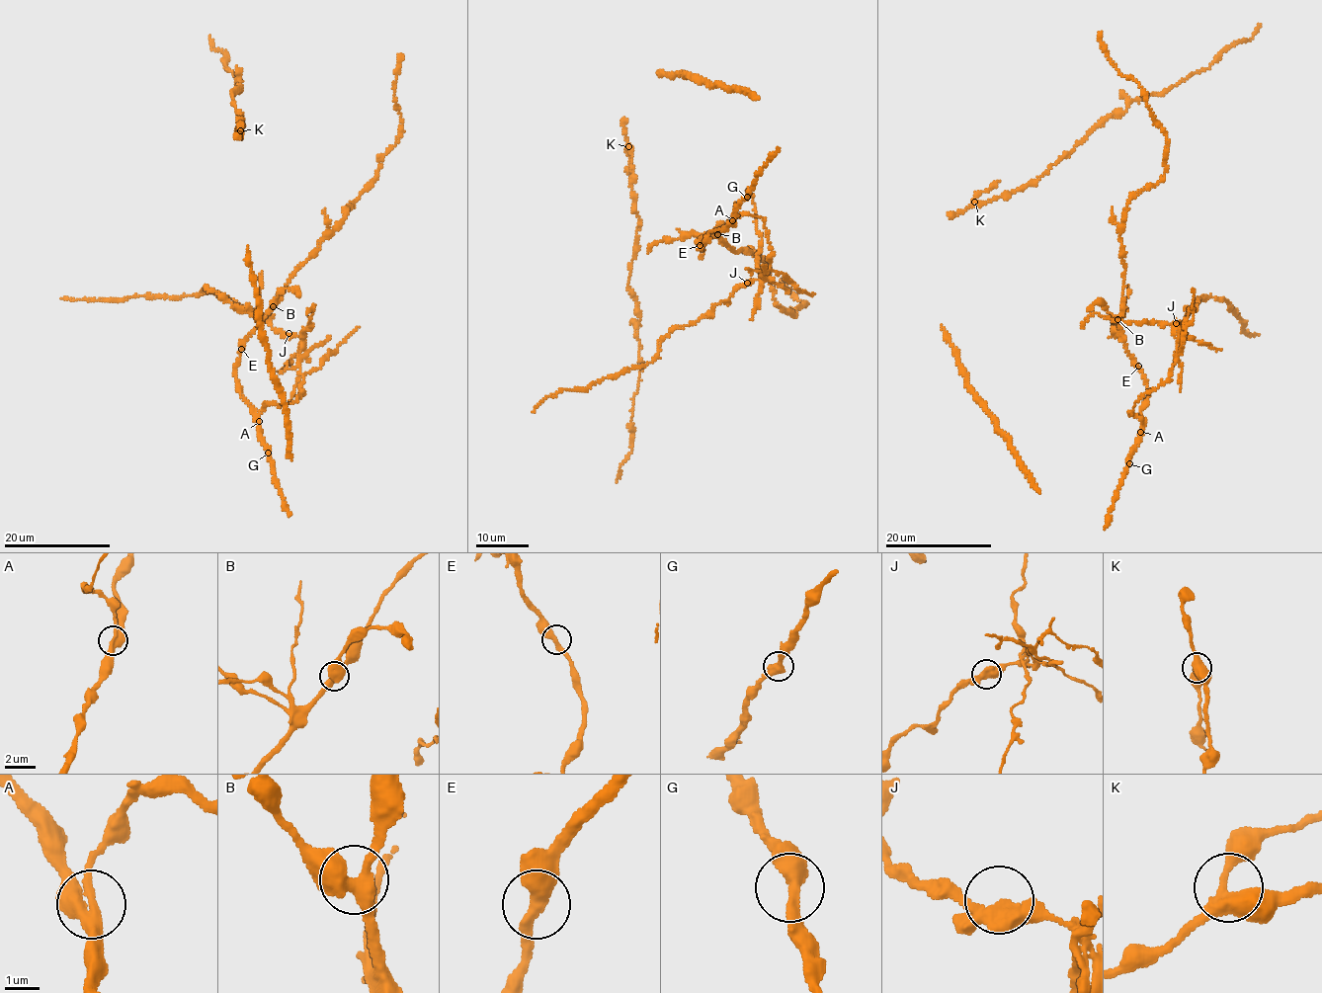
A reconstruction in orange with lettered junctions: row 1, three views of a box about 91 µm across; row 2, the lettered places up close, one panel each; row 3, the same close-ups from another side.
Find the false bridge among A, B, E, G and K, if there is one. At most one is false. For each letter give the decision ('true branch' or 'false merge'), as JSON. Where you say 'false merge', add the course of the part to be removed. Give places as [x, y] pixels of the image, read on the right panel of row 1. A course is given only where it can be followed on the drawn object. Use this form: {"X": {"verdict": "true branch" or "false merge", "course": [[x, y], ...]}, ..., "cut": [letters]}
{"A": {"verdict": "false merge", "course": [[1140, 432], [1130, 412], [1170, 379], [1174, 325], [1198, 300], [1221, 298], [1244, 323], [1242, 332], [1260, 334]]}, "B": {"verdict": "true branch"}, "E": {"verdict": "true branch"}, "G": {"verdict": "true branch"}, "K": {"verdict": "true branch"}, "cut": ["A"]}

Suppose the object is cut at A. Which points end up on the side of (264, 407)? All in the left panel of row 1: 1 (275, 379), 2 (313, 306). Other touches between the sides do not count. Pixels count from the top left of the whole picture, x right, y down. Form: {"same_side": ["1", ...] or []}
{"same_side": ["2"]}

